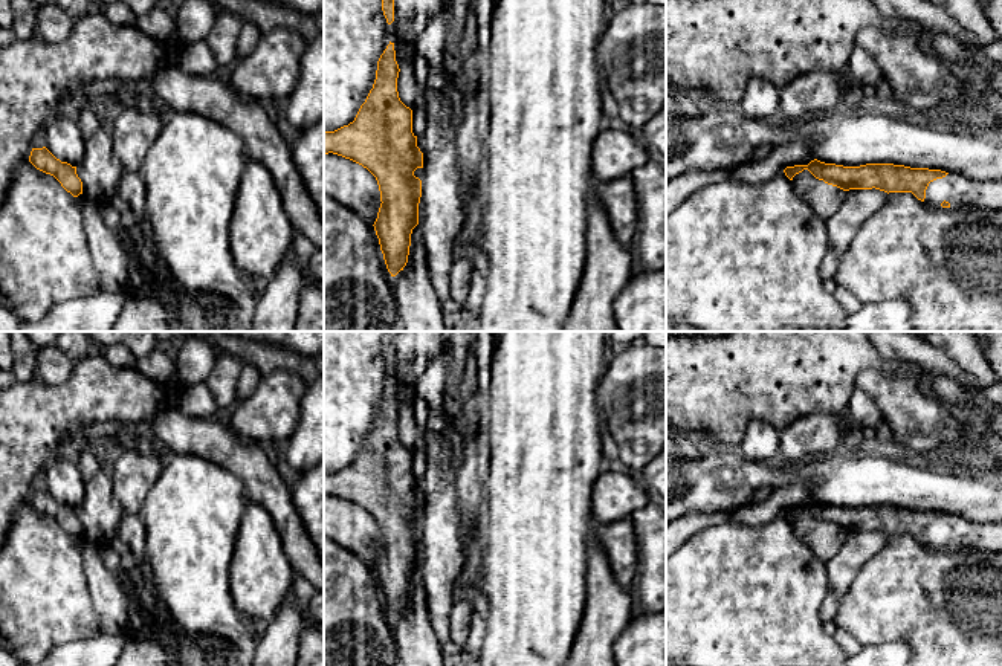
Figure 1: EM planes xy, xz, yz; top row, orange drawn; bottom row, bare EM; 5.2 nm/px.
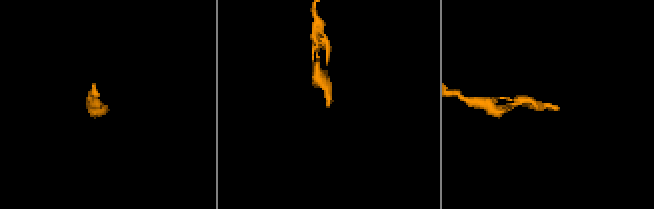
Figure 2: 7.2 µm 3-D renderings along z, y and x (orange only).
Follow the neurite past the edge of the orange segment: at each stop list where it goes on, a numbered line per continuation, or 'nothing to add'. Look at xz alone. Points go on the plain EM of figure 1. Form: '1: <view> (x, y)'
nothing to add

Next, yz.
1: yz (959, 533)

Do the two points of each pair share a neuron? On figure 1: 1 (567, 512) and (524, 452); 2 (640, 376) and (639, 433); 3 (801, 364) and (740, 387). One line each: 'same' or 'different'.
1: same
2: same
3: same

